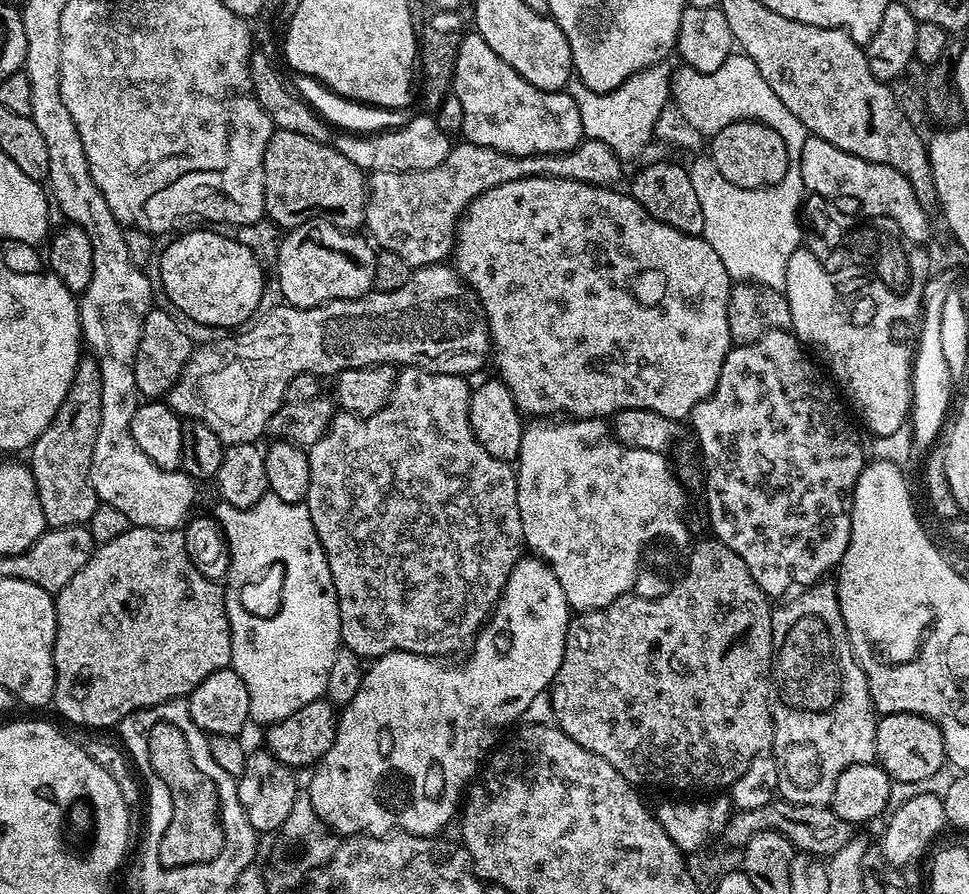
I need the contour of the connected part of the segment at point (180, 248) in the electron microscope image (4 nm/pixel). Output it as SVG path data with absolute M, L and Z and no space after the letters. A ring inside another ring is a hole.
M220 230L188 232L185 236L170 241L168 249L163 252L164 249L158 256L159 287L166 290L169 304L190 314L194 322L209 324L217 330L239 329L256 316L256 307L264 289L266 269L249 248L242 246L242 242L226 238Z

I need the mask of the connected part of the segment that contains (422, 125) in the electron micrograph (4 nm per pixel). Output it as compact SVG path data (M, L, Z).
M428 114L413 115L400 128L389 128L375 134L340 134L334 140L334 146L354 166L364 169L365 173L381 172L417 172L418 170L430 170L438 166L446 158L446 154L452 148L453 141L445 132L438 130L438 122Z

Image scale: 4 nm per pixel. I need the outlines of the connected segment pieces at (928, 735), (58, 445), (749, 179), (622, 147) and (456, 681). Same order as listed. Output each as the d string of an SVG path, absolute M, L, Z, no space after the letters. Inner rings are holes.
M899 712L889 716L881 715L876 722L875 763L886 770L892 781L910 782L914 786L920 786L924 779L930 778L930 774L945 767L942 730L933 720L927 720L918 714Z
M81 359L76 367L74 382L62 402L58 406L58 414L54 414L51 422L44 425L42 434L32 443L30 449L30 467L32 477L38 490L38 502L42 502L42 514L48 528L69 528L75 524L87 525L90 514L94 514L97 506L96 491L90 482L90 462L94 458L94 441L98 439L98 426L102 422L102 374L95 360Z
M756 120L735 121L711 137L711 167L717 168L726 178L739 188L772 188L782 182L786 174L788 158L786 143L777 131Z
M668 62L655 64L626 78L622 86L609 92L590 90L579 78L569 80L566 91L578 106L585 137L606 142L606 146L624 162L642 155L644 147L653 143L662 110L669 107L673 69Z
M528 554L516 563L514 570L510 570L510 578L506 582L504 592L493 607L492 615L488 617L488 623L481 628L475 640L472 641L472 647L467 653L468 661L465 664L452 664L456 662L449 662L447 659L435 656L419 656L409 652L391 652L385 656L375 657L364 669L362 686L358 686L358 694L354 694L354 698L350 698L350 702L343 705L342 711L339 713L334 734L334 746L330 746L330 750L326 750L324 757L311 769L311 772L313 771L312 781L308 784L306 795L312 803L317 818L333 833L344 838L361 834L386 836L393 830L409 832L415 836L434 836L443 833L444 828L457 815L470 781L481 771L489 753L497 747L498 741L501 739L500 731L507 724L515 725L523 717L530 702L551 689L552 680L558 674L558 666L562 666L569 619L570 609L566 602L566 594L562 594L562 586L558 586L558 578L554 578L554 570L550 570L550 566L535 555Z

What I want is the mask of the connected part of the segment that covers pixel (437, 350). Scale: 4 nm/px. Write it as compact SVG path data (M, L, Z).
M444 262L415 269L406 286L393 292L373 290L357 300L331 300L329 304L319 304L313 308L281 306L259 317L244 331L239 333L241 336L237 340L217 338L210 344L199 345L184 363L182 374L166 397L168 405L181 418L206 422L226 446L250 444L259 441L260 435L265 435L270 414L274 414L285 403L286 382L290 382L294 374L313 372L321 378L332 378L347 368L395 364L425 368L427 372L464 376L481 371L484 363L489 363L492 351L488 319L484 316L480 300L461 280L455 267Z

